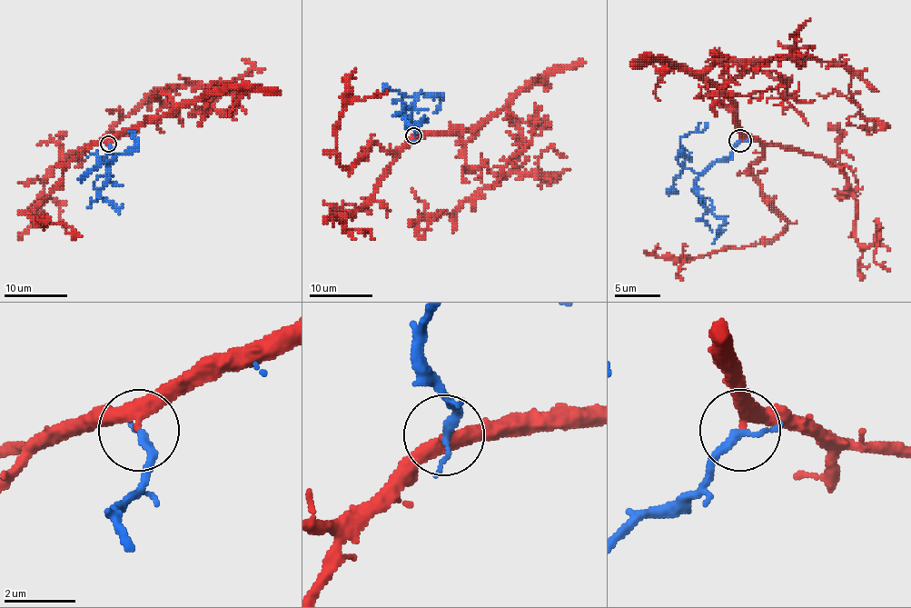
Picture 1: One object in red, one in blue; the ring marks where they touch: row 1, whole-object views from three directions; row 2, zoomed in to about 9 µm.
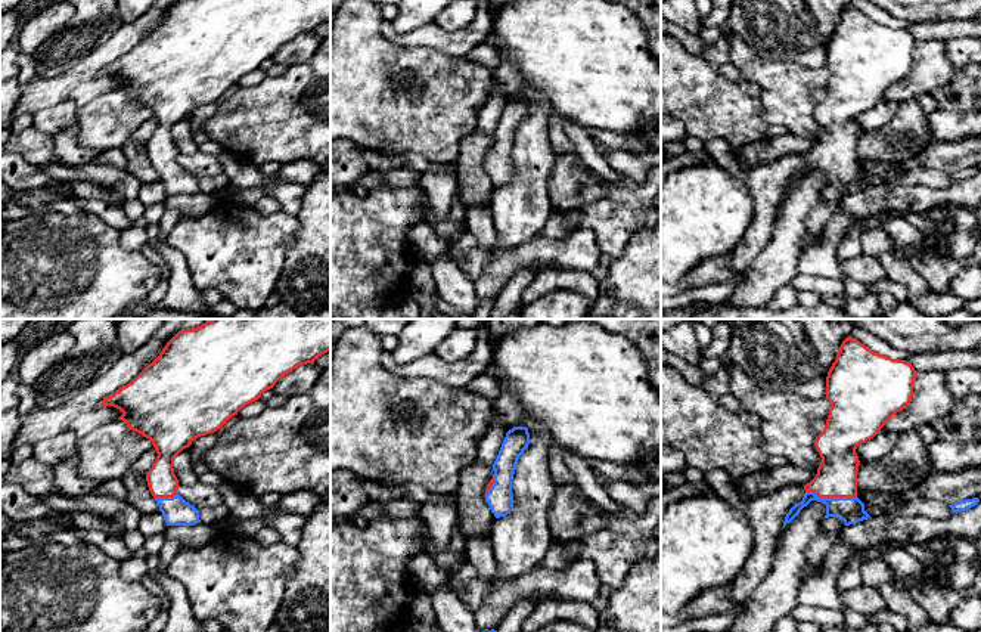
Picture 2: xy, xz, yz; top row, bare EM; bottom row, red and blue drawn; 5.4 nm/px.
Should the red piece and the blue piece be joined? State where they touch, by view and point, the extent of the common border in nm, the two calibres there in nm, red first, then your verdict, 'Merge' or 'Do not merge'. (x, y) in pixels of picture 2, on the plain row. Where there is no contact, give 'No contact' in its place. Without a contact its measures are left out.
Touches red at yz (831, 166). Shared border 280 nm. Thickness 220 nm (red) against 140 nm. Merge

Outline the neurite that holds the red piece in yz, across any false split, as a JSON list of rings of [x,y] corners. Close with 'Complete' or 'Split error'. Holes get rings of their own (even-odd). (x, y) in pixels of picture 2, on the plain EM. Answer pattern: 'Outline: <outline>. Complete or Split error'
Outline: [[[847,6],[826,46],[826,68],[831,71],[823,100],[814,115],[822,127],[816,146],[804,155],[804,167],[785,186],[783,196],[811,170],[826,174],[826,185],[836,186],[845,195],[867,189],[864,173],[857,167],[859,126],[856,118],[873,108],[888,89],[906,78],[913,66],[916,40],[910,31],[875,22],[856,7]]]. Split error

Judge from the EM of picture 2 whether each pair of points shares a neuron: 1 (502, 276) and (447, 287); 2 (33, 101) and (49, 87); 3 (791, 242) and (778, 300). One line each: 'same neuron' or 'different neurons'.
1: different neurons
2: same neuron
3: different neurons

